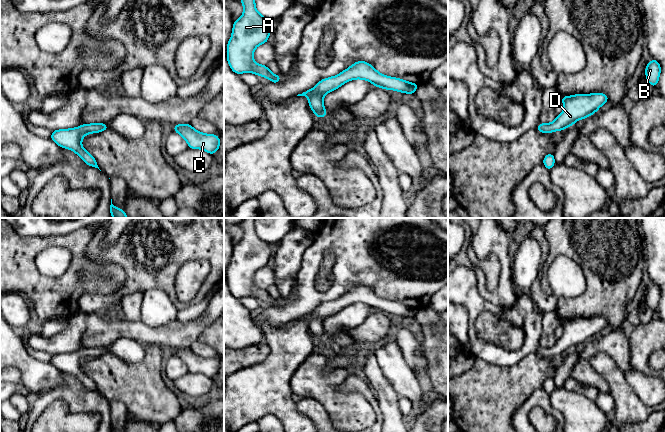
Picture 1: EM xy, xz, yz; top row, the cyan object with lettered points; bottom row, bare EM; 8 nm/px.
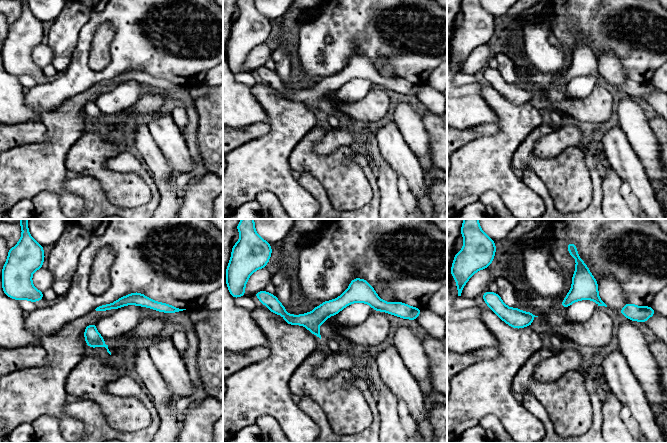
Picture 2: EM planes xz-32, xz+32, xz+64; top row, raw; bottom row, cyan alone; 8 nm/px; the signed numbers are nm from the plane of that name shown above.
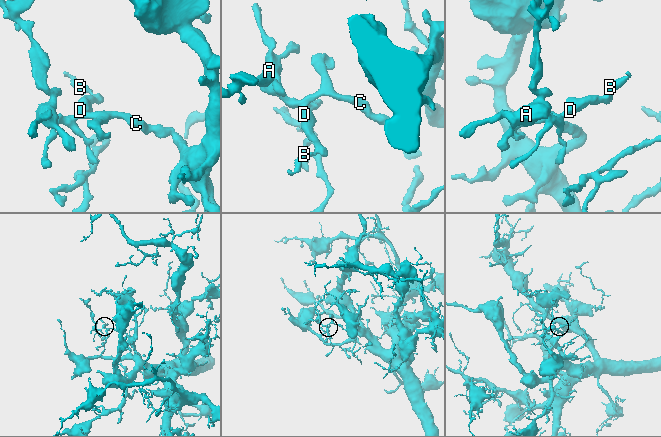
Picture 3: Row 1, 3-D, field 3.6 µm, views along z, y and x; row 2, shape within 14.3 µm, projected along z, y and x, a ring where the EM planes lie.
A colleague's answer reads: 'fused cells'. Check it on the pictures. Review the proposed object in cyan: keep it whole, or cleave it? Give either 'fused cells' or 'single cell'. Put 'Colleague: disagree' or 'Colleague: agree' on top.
Colleague: disagree
single cell

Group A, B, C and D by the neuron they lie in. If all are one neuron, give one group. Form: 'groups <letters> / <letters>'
groups A B C D

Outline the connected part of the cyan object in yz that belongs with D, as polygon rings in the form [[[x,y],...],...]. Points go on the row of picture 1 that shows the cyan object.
[[[593,93],[564,96],[561,101],[564,104],[562,113],[552,123],[540,123],[536,129],[537,131],[541,133],[563,131],[565,128],[574,125],[576,121],[596,113],[609,100],[604,93]]]

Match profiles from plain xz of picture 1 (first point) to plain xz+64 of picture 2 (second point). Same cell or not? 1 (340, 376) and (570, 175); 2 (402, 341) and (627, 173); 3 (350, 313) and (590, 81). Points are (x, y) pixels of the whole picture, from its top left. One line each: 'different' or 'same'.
1: same
2: different
3: same

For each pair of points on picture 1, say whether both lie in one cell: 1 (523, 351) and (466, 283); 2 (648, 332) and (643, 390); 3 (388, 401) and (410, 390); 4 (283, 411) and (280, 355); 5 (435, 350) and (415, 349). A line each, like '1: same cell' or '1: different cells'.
1: same cell
2: different cells
3: different cells
4: same cell
5: different cells

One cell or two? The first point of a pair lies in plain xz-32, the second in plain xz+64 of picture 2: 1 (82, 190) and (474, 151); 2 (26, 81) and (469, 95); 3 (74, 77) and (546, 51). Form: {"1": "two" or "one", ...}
{"1": "two", "2": "two", "3": "one"}

